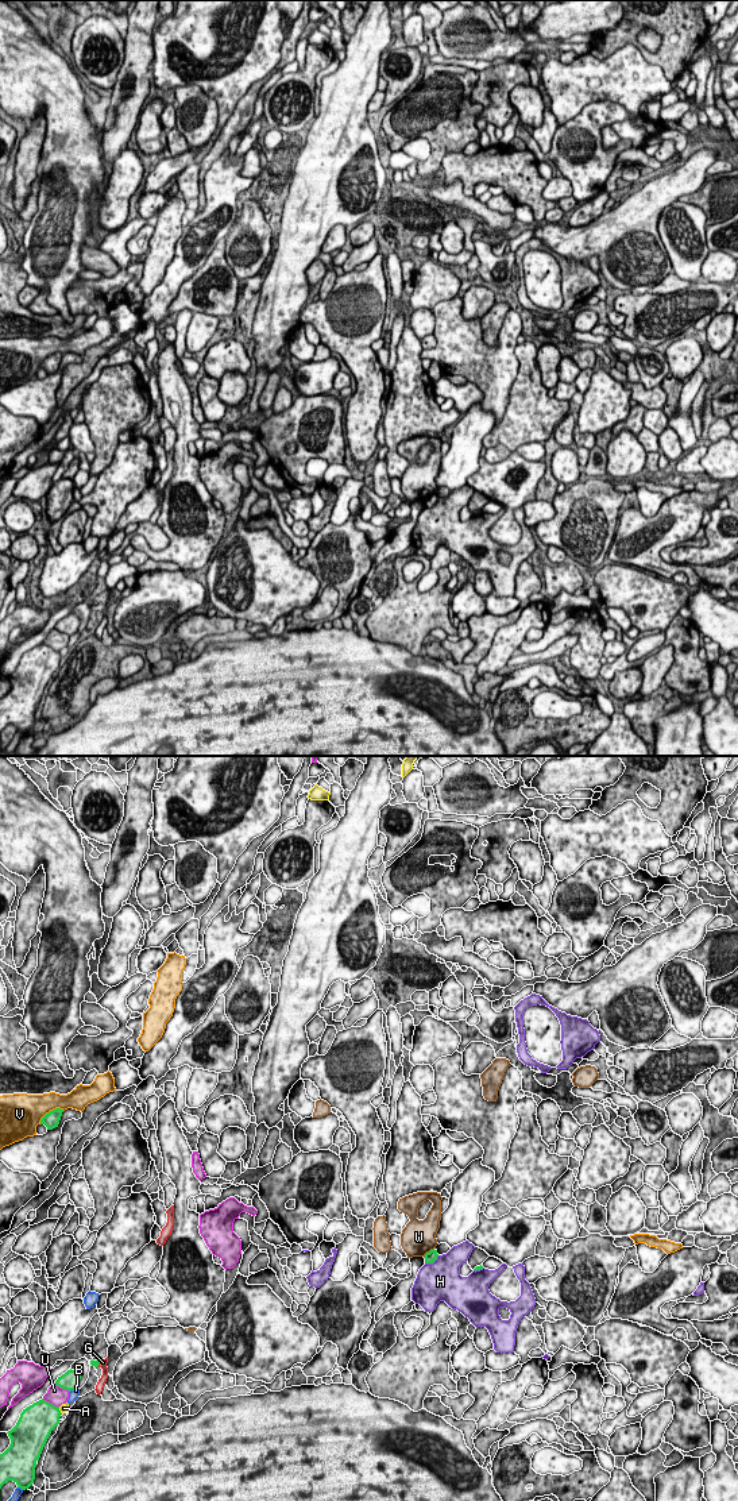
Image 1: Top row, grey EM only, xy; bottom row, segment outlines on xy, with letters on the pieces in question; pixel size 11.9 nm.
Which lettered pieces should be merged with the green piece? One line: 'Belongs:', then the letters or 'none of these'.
Belongs: G

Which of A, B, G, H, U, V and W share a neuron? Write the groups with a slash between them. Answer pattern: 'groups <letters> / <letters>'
groups A / B / G / H / U / V / W

